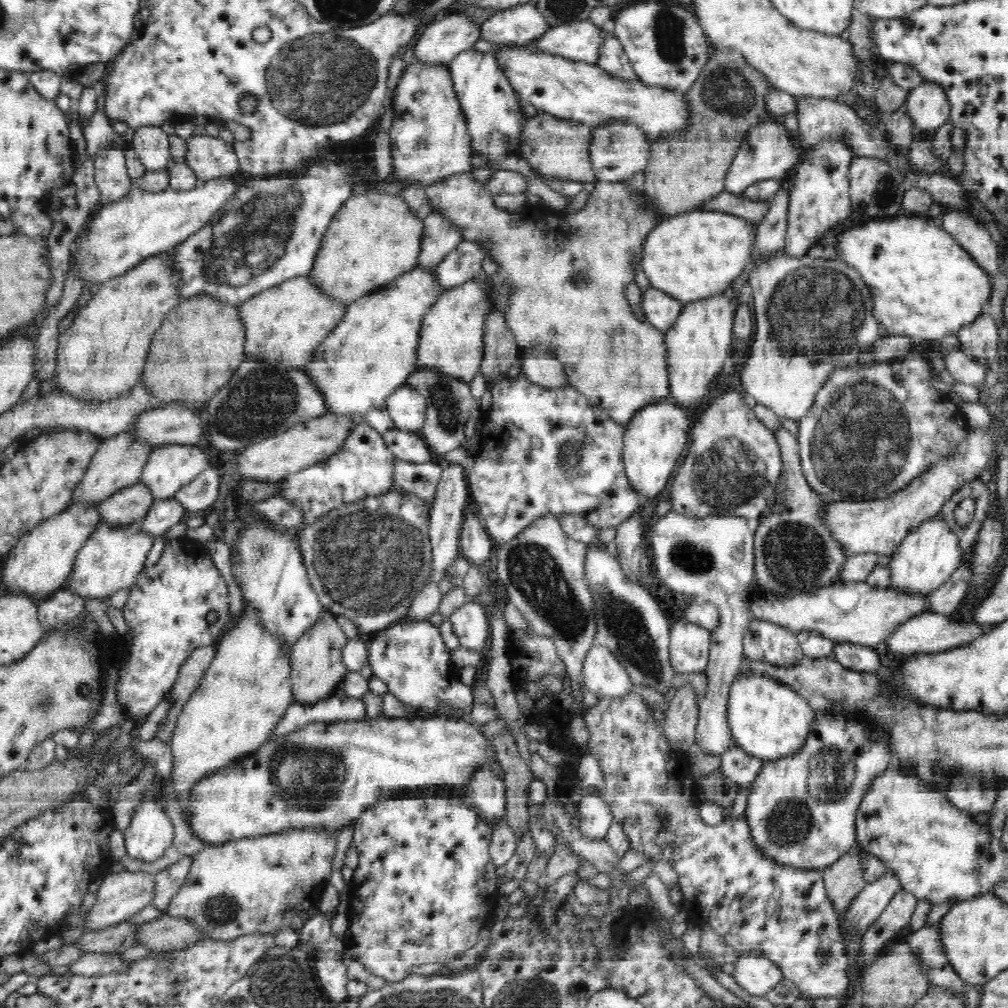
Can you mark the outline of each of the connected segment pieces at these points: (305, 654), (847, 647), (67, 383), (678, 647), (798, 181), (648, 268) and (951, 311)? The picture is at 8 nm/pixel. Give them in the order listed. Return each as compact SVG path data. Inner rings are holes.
M324 609L323 616L316 627L309 633L298 637L298 641L294 642L290 673L293 702L299 706L316 706L331 698L336 694L338 684L349 671L343 662L343 649L349 639L335 617Z
M834 643L832 658L850 671L878 672L883 670L878 649L848 643Z
M148 260L148 264L139 264L130 271L123 275L111 278L95 288L95 292L91 296L91 300L83 306L79 311L72 324L63 333L59 334L57 340L57 364L55 370L55 378L58 381L56 387L61 394L73 398L73 400L79 400L79 402L85 402L87 406L90 404L104 404L106 400L120 400L120 398L126 398L130 396L130 392L134 391L140 382L140 377L143 376L144 367L147 361L147 354L152 344L153 336L155 332L159 330L161 323L168 312L174 308L179 302L179 296L177 296L177 284L179 283L179 276L175 272L169 270L169 266L165 264L164 260Z
M684 617L669 630L670 661L676 674L702 672L709 664L711 632Z
M834 140L819 141L808 150L803 163L793 174L794 182L789 190L785 256L802 258L818 238L822 238L836 224L844 222L853 211L850 208L849 169L854 157L846 144Z
M712 210L688 211L659 220L650 232L642 254L644 274L652 287L668 293L684 305L723 293L740 276L752 252L754 232L744 218Z
M903 215L892 218L869 218L864 224L856 224L844 230L840 236L834 238L834 248L838 251L838 258L845 262L850 268L860 272L862 280L867 284L874 300L874 315L880 324L885 328L886 336L908 336L912 340L940 340L942 336L948 336L950 332L958 332L964 326L974 324L975 320L982 316L982 304L990 296L990 278L986 269L980 268L980 265L961 248L951 234L948 234L942 226L936 226L931 218L920 216L904 217Z

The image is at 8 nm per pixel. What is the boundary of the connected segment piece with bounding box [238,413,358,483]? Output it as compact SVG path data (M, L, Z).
M326 413L315 419L305 420L289 428L288 432L266 437L259 443L250 443L244 446L242 456L238 460L240 474L254 481L268 481L268 483L282 481L285 476L332 456L357 424L357 420L356 416L350 419L347 416L333 416Z

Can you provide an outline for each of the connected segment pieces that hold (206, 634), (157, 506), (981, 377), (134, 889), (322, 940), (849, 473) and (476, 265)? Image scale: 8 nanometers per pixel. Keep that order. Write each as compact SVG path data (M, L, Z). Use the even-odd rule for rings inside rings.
M178 539L166 542L158 562L152 567L145 568L137 577L135 584L130 588L128 600L121 608L124 620L130 629L132 644L127 646L123 639L121 645L122 657L116 660L118 679L116 682L116 696L127 720L133 724L133 719L142 721L154 710L155 706L172 690L182 664L200 647L217 644L226 631L233 625L230 616L230 598L224 578L214 566L212 557L202 552L202 548L194 548L194 541L189 540L182 544ZM208 614L216 614L216 624L208 624Z
M174 497L152 503L147 515L138 523L142 531L152 535L164 535L170 528L185 521L187 512Z
M960 348L944 354L945 368L951 374L954 382L964 385L982 386L985 382L988 364L980 364L974 358L969 358Z
M109 872L102 875L102 882L98 891L94 893L94 904L90 911L86 913L86 930L97 931L115 924L128 921L134 914L140 912L142 908L148 906L154 900L156 892L156 877L146 872Z
M336 910L327 912L316 912L315 915L305 920L304 928L301 928L301 942L308 942L312 947L310 953L318 951L341 951L345 948L344 939L332 934L330 924L332 916L336 914Z
M926 358L868 367L856 364L832 372L827 384L816 395L811 410L799 419L797 439L805 482L824 503L888 499L908 488L928 468L934 468L942 457L950 458L958 452L970 427L959 404L932 386L933 373Z
M460 242L459 247L434 268L437 292L444 294L476 278L482 270L484 253L480 245Z

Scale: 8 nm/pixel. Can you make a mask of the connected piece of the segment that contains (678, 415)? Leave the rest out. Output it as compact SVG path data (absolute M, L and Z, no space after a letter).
M669 396L662 402L642 408L633 416L625 427L622 452L625 474L632 488L650 498L662 492L662 488L668 484L672 476L672 468L676 466L676 462L682 456L682 450L688 444L692 423L692 418L684 414L680 407L675 406Z

